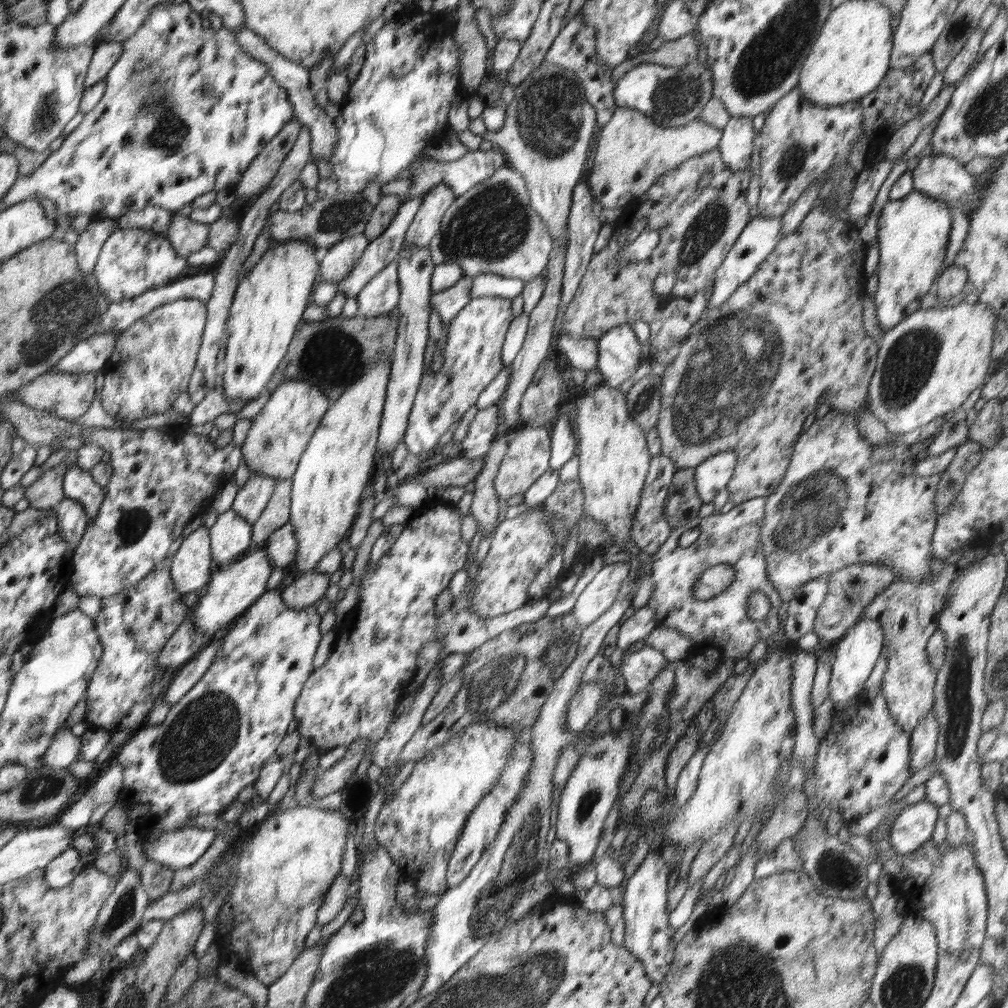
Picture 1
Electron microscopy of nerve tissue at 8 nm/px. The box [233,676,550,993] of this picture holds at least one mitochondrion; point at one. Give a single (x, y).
(495, 895)

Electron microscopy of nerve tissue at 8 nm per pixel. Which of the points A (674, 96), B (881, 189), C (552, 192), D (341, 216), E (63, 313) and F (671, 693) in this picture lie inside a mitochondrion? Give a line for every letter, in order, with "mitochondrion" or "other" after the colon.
A: mitochondrion
B: other
C: other
D: mitochondrion
E: mitochondrion
F: other

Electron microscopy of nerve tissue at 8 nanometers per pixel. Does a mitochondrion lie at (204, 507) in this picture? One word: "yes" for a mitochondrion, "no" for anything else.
no

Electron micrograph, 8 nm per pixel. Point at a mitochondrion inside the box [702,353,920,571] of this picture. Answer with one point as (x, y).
(810, 509)

